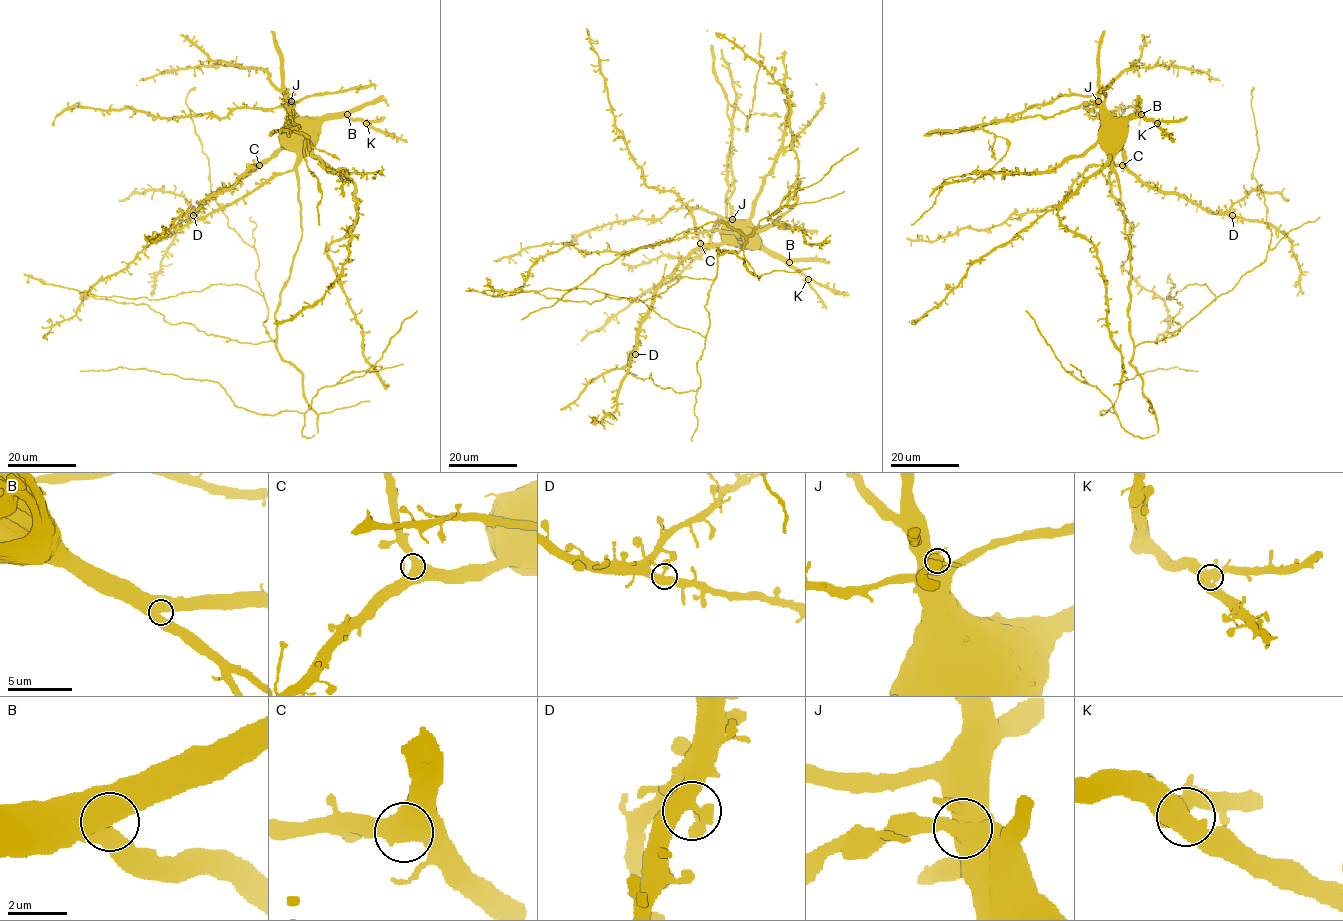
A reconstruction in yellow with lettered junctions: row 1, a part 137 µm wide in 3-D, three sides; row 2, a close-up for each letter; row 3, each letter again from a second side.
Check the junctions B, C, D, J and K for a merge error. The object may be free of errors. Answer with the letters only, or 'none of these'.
J

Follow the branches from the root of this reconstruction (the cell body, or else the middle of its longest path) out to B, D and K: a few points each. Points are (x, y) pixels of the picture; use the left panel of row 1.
B: (282, 288), (289, 278), (293, 255), (302, 235), (296, 164), (316, 139), (320, 126), (325, 120), (347, 114)
D: (282, 288), (302, 235), (294, 151), (276, 151), (237, 182), (215, 192), (193, 215)
K: (282, 288), (302, 235), (297, 163), (325, 120), (347, 116), (366, 123)

